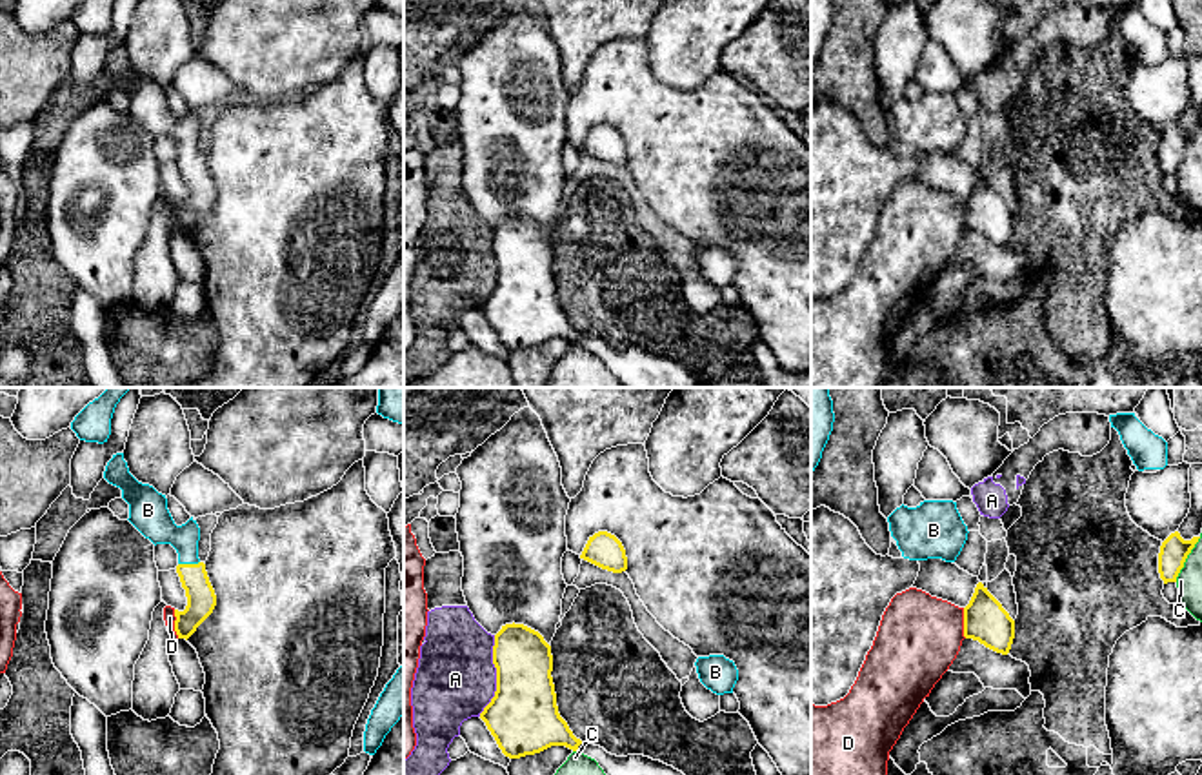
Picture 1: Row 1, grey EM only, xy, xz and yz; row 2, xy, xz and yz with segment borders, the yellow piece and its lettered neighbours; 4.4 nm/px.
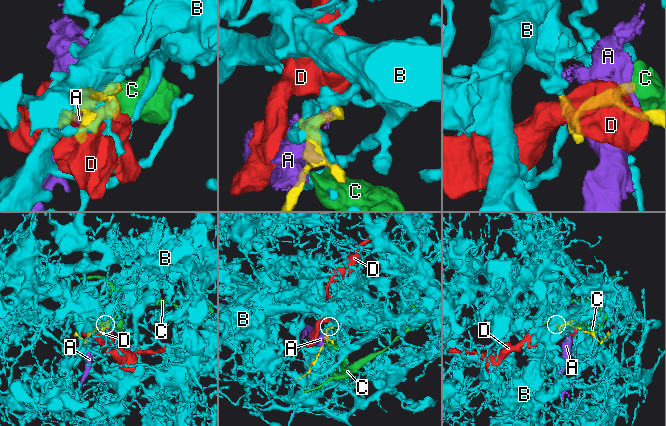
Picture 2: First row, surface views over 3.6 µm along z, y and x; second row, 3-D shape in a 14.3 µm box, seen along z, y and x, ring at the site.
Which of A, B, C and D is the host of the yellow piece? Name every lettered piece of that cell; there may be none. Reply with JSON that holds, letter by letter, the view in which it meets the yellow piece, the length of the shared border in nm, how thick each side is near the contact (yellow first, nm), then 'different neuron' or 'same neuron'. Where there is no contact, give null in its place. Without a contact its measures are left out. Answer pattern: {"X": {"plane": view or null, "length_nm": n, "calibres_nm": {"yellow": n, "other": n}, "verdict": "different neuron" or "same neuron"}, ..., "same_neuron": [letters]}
{"A": {"plane": "xz", "length_nm": 360, "calibres_nm": {"yellow": 320, "other": 360}, "verdict": "different neuron"}, "B": {"plane": "xy", "length_nm": 100, "calibres_nm": {"yellow": 130, "other": 160}, "verdict": "same neuron"}, "C": {"plane": "yz", "length_nm": 240, "calibres_nm": {"yellow": 130, "other": 110}, "verdict": "different neuron"}, "D": {"plane": "yz", "length_nm": 140, "calibres_nm": {"yellow": 190, "other": 360}, "verdict": "different neuron"}, "same_neuron": ["B"]}

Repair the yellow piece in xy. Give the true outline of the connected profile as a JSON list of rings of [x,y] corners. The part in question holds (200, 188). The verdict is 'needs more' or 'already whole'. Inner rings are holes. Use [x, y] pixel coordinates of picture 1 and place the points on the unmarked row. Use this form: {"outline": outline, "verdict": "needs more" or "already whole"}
{"outline": [[[124,45],[113,47],[104,71],[122,82],[122,91],[129,96],[129,115],[155,138],[171,136],[178,146],[176,166],[185,182],[187,198],[175,202],[175,224],[178,231],[189,231],[196,220],[213,206],[216,187],[209,175],[205,156],[198,151],[200,120],[191,109],[176,118],[165,87],[153,78],[138,75],[124,53]]], "verdict": "needs more"}

